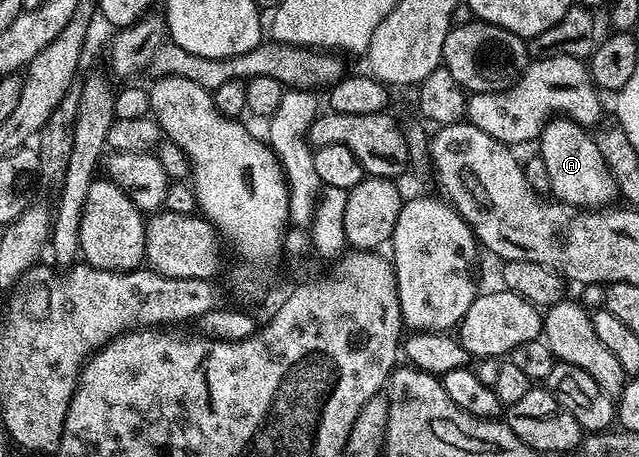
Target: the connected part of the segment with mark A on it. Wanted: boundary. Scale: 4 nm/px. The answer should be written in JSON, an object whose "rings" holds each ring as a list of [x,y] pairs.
{"rings":[[[552,118],[539,134],[537,155],[545,162],[551,183],[549,192],[555,195],[552,197],[556,201],[575,210],[599,210],[610,205],[611,199],[616,199],[617,189],[611,175],[607,173],[601,150],[597,150],[594,139],[583,132],[586,131],[582,124],[566,118]]]}

